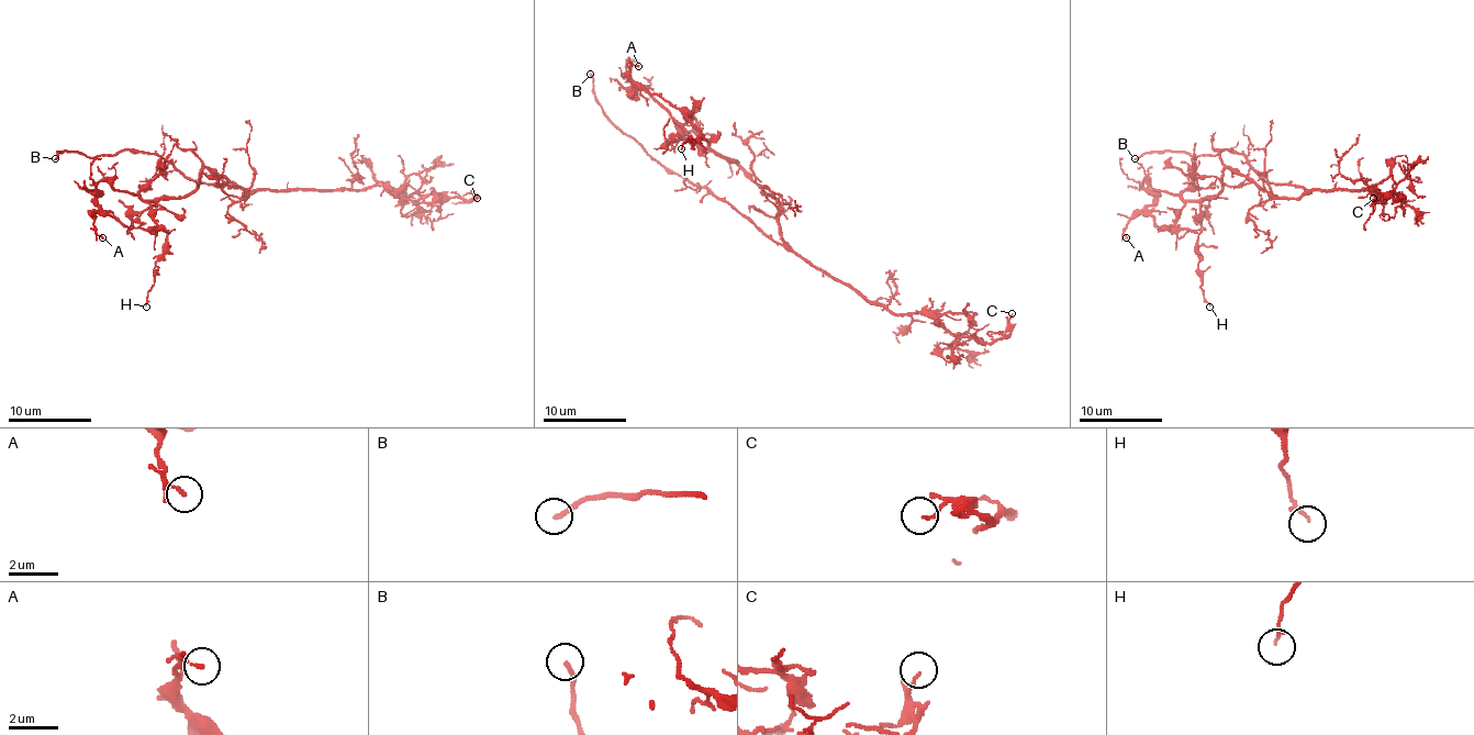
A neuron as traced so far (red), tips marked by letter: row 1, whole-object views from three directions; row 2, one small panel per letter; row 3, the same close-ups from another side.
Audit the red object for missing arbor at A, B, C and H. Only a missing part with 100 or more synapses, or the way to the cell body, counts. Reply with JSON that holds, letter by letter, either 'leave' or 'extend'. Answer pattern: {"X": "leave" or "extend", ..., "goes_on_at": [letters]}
{"A": "leave", "B": "extend", "C": "leave", "H": "leave", "goes_on_at": ["B"]}

